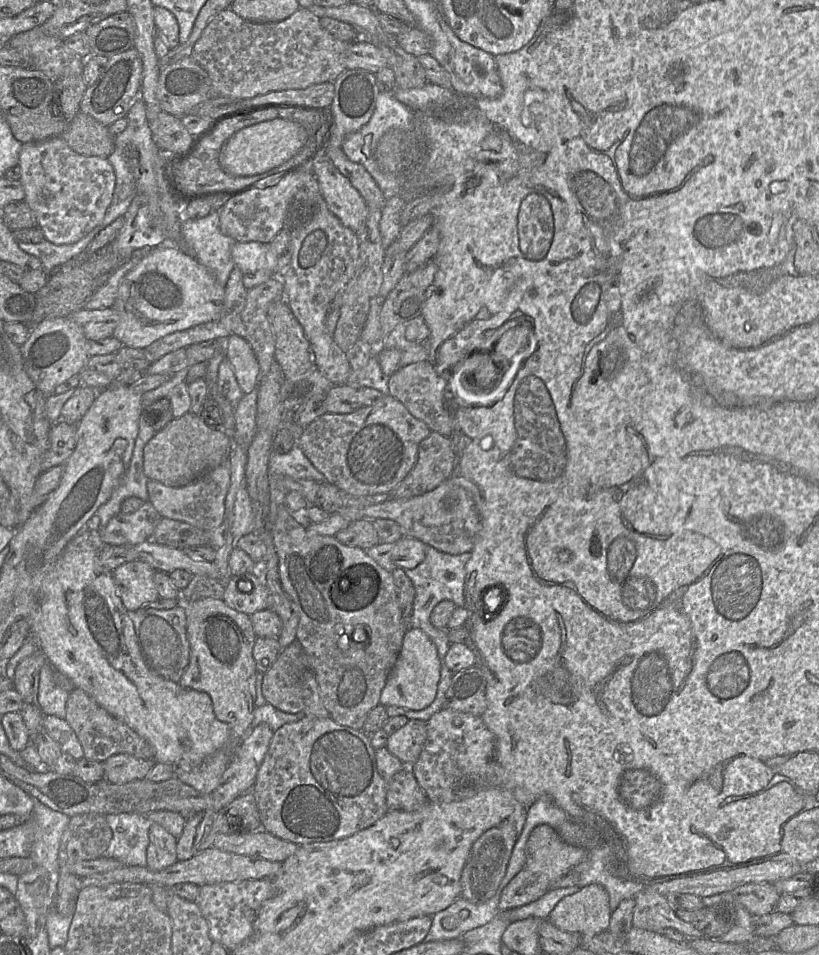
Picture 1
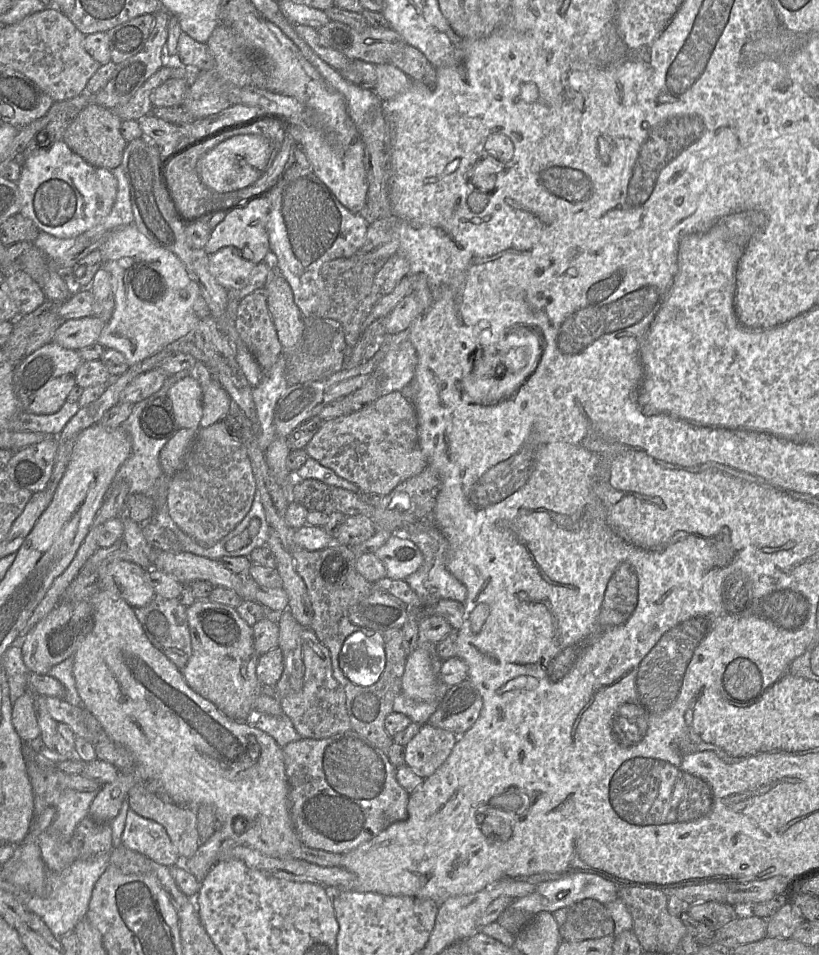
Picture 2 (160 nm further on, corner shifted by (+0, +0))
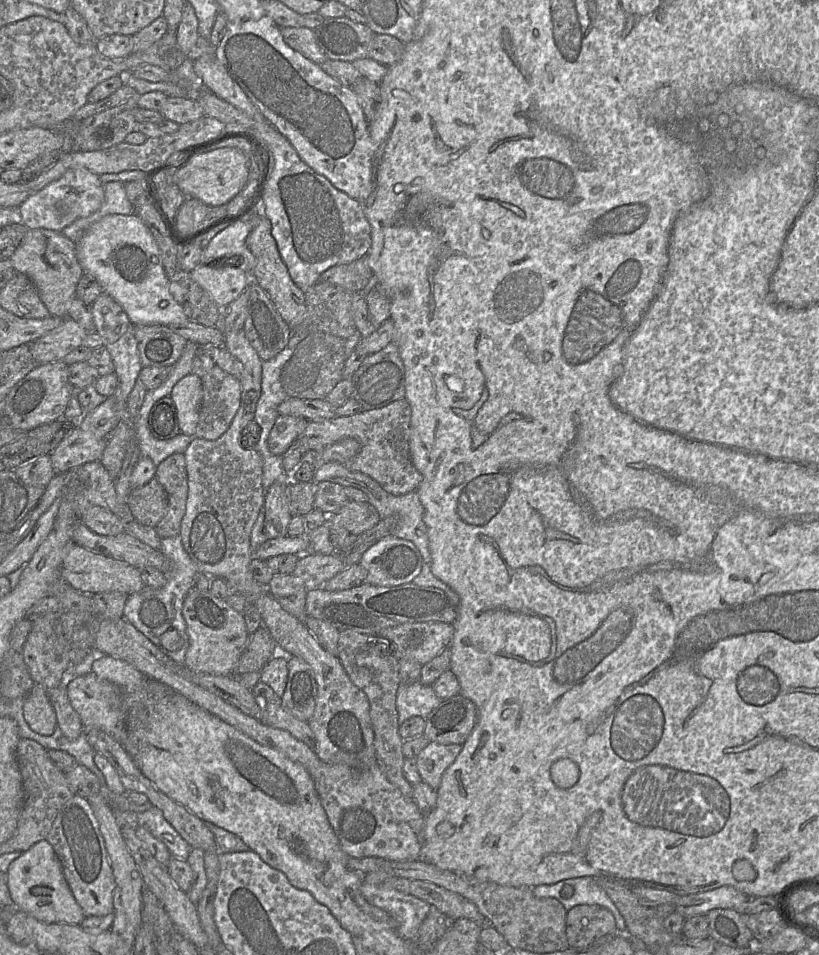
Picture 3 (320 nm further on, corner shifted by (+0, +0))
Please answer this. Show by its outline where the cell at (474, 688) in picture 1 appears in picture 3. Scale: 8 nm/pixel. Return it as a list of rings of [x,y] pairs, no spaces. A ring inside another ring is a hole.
[[[462,694],[442,699],[425,718],[424,735],[440,744],[461,744],[477,721],[475,704]]]

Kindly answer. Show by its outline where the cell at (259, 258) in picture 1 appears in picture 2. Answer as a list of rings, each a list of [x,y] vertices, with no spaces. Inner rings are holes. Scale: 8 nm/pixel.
[[[223,247],[209,257],[211,274],[218,284],[228,291],[244,288],[255,266],[235,247]]]

